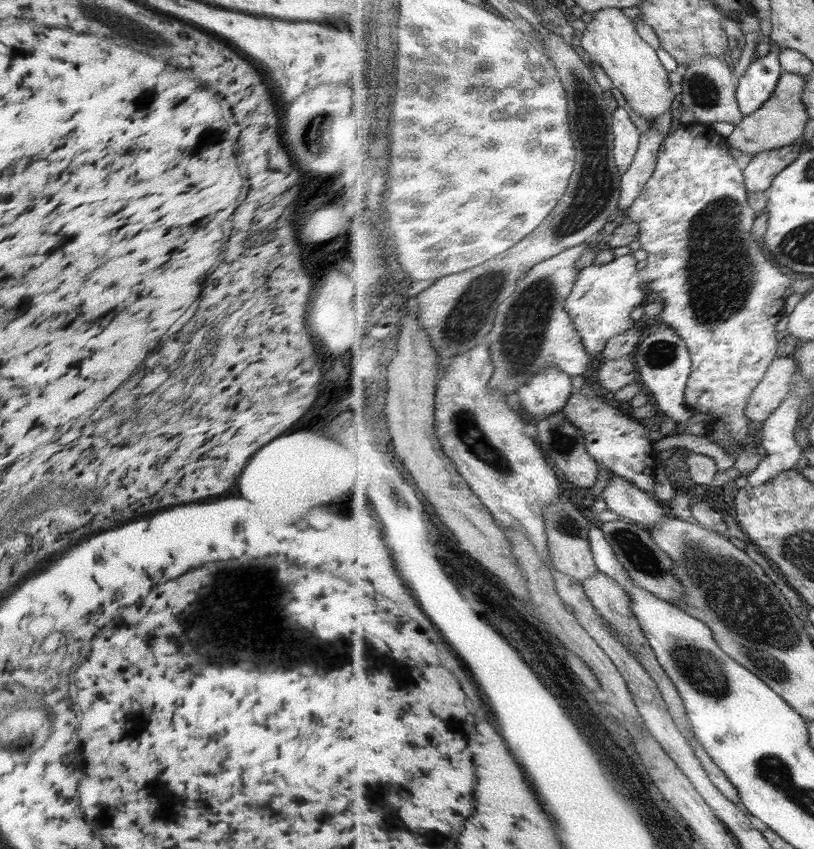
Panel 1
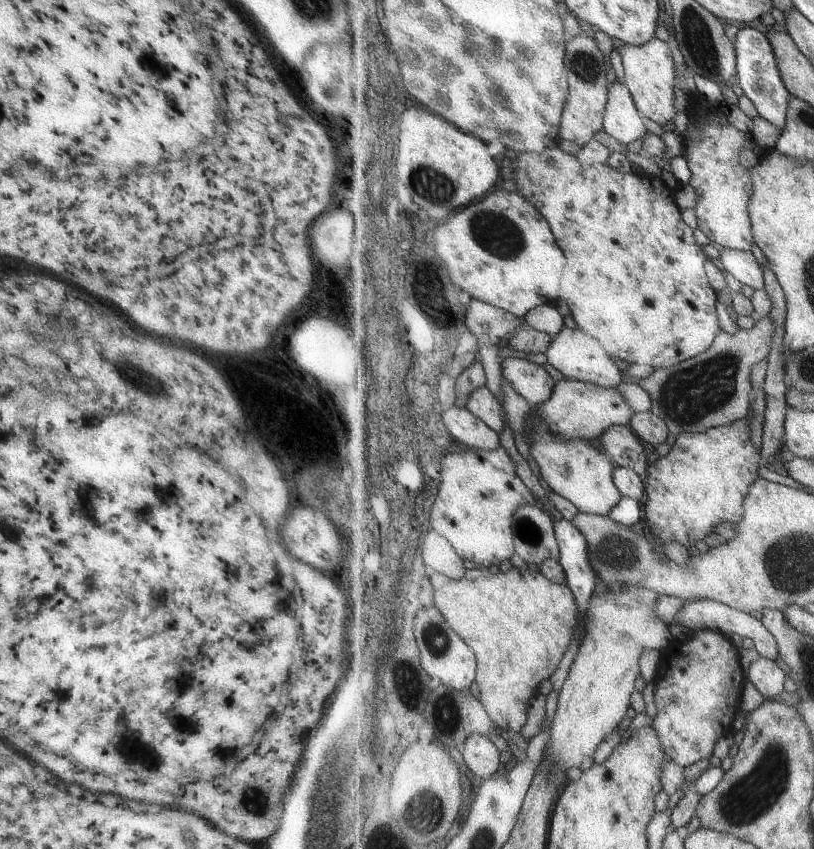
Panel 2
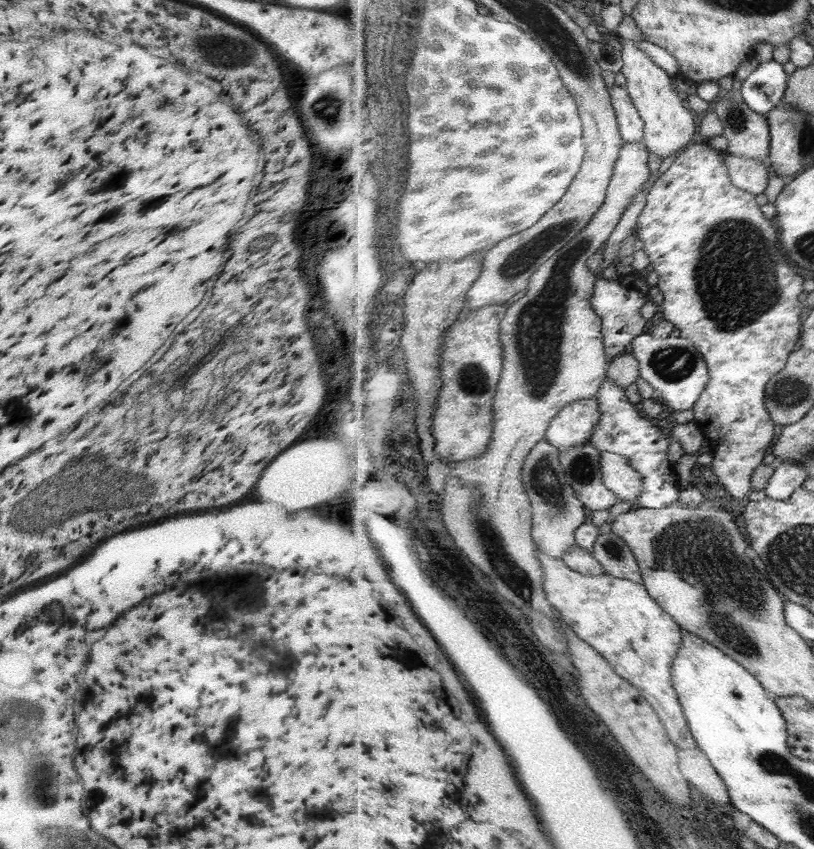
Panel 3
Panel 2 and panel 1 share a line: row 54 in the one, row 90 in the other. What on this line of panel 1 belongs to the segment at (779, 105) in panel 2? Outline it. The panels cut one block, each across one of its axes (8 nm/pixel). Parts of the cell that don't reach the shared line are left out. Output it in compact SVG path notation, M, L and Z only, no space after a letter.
M770 41L770 45L771 49L769 49L769 53L761 58L755 57L744 72L744 75L737 81L739 85L736 98L745 117L757 112L765 105L765 102L773 97L773 93L775 93L780 78L782 77L784 68L780 63L781 48L772 41Z

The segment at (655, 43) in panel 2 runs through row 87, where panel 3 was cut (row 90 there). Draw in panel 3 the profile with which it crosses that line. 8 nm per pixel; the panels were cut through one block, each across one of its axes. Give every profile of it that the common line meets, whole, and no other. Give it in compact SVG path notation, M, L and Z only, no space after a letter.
M622 38L618 43L622 46L620 54L624 64L620 72L626 78L625 87L629 90L634 106L638 108L641 118L645 121L643 144L661 160L671 154L677 156L679 151L685 150L685 147L693 143L693 136L697 132L693 112L683 106L678 89L673 85L673 77L657 66L651 57L637 46L636 41Z

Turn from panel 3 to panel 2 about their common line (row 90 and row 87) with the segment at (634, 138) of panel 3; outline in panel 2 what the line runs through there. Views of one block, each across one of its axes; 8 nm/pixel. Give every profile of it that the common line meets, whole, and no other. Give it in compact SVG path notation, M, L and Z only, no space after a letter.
M615 80L610 85L604 116L604 132L626 145L647 134L643 115L639 112L624 80Z

